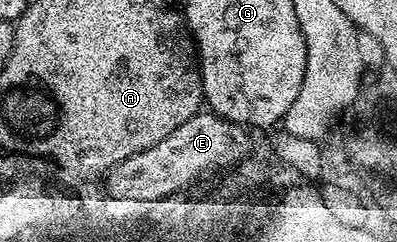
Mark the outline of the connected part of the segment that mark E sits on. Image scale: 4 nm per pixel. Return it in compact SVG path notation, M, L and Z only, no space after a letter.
M213 112L196 114L186 124L174 128L166 140L158 140L154 148L138 152L111 171L111 196L133 200L158 200L171 194L179 194L189 189L191 182L199 180L211 170L232 168L250 150L249 131L243 125L228 122Z

